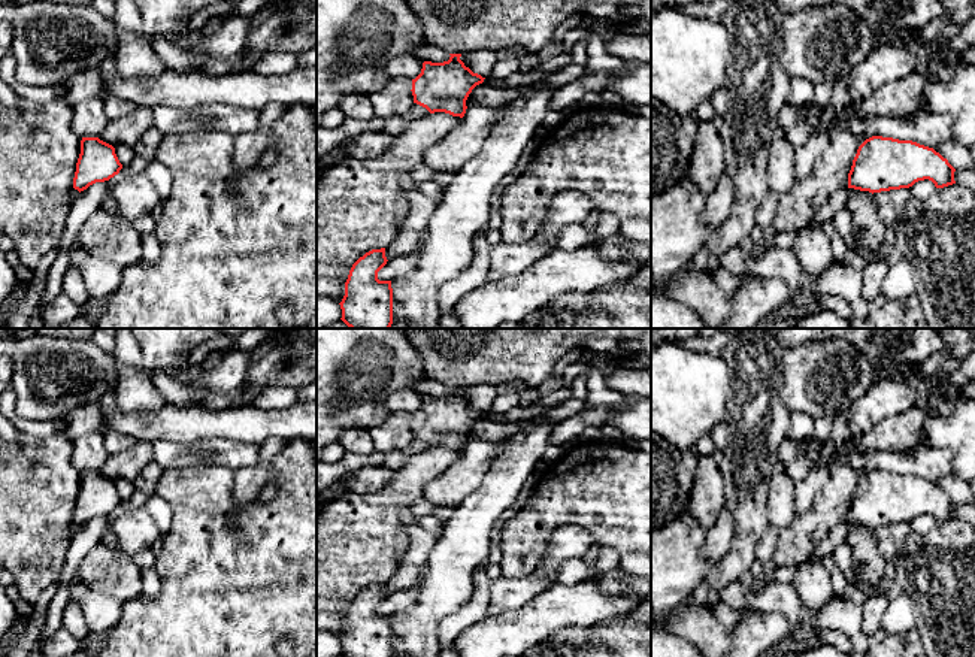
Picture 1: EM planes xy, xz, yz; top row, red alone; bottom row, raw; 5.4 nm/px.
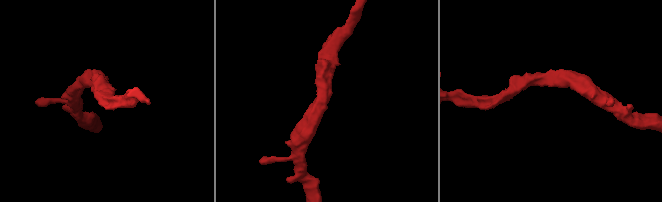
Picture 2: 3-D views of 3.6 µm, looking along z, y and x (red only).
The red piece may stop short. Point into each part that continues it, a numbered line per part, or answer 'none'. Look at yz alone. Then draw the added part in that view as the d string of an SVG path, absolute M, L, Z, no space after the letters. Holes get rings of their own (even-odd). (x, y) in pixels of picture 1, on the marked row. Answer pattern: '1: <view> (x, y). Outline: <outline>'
none

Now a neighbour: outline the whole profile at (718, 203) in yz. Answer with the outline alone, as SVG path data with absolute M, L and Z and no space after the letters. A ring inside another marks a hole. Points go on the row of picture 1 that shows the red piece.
M723 172L715 190L706 196L706 206L703 214L705 225L709 230L721 225L730 215L735 200L736 185L733 179L726 172Z

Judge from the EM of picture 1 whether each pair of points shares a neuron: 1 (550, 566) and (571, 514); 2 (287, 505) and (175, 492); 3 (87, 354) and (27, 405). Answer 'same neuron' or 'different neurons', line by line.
1: different neurons
2: same neuron
3: same neuron

